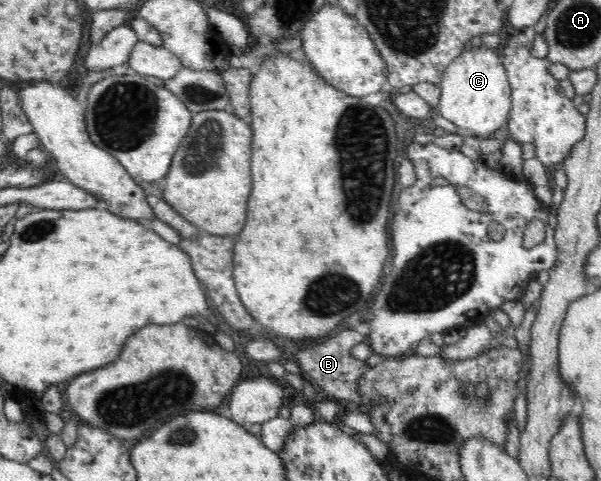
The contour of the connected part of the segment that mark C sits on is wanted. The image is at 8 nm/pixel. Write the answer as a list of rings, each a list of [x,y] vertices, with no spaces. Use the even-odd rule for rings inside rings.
[[[470,44],[442,72],[439,113],[461,131],[466,130],[478,138],[492,138],[509,122],[511,89],[501,55],[482,44],[479,48]]]

